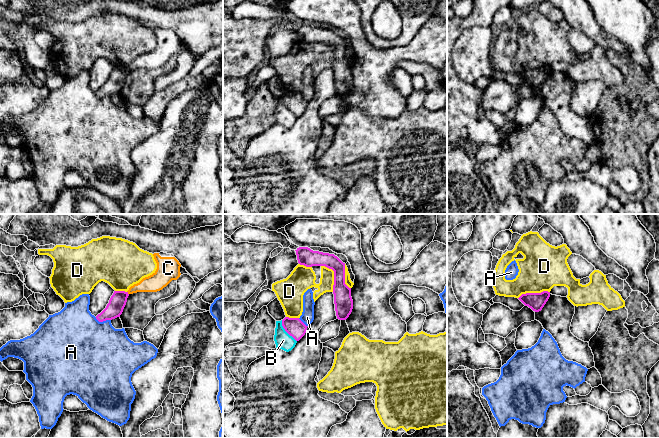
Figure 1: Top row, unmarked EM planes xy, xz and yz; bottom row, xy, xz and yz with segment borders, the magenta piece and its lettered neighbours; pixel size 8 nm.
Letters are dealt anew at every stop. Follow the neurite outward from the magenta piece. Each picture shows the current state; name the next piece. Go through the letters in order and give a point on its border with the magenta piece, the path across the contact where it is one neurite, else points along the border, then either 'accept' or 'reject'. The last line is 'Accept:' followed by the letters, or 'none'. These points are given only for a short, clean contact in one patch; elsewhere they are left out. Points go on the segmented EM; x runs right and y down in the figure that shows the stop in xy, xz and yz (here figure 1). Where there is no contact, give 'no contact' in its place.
A: meets magenta in xy at (103, 320); reject
B: meets magenta in xz at (286, 331); reject
C: meets magenta in xy at (127, 293); border along xy (127, 291), (128, 294); reject
D: meets magenta in xz at (334, 275); reject
Accept: none

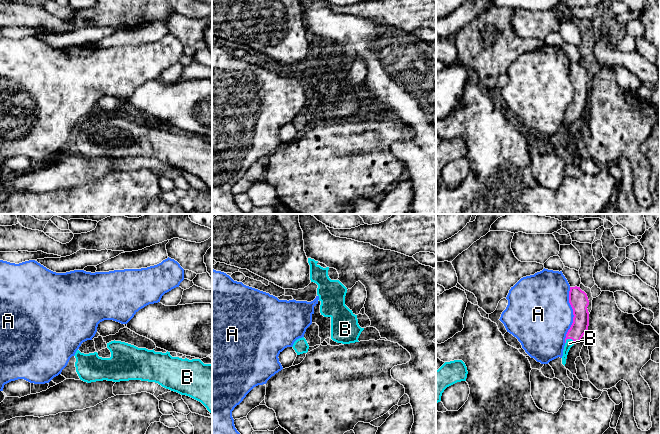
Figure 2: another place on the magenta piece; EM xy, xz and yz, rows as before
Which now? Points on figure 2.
A: meets magenta in yz at (573, 314); reject
B: meets magenta in yz at (570, 338); runs through yz (579, 327), (570, 338), (569, 343); accept
Accept: B

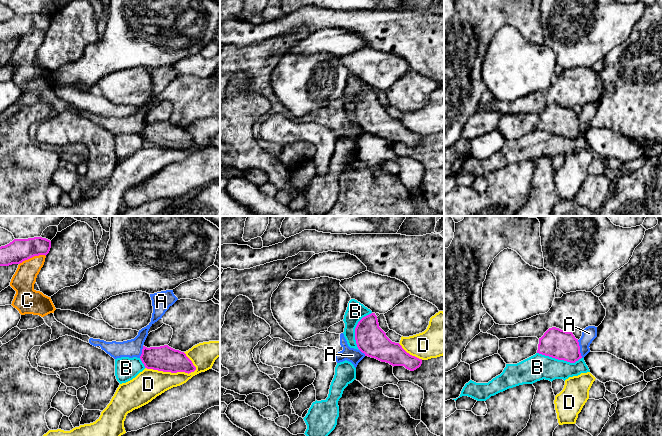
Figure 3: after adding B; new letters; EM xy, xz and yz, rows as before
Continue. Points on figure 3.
A: meets magenta in yz at (579, 349); border along yz (577, 340), (582, 357); reject
B: meets magenta in yz at (559, 359); border along yz (537, 352), (570, 362), (575, 362), (581, 358); reject
C: meets magenta in xy at (32, 256); border along xy (45, 255), (34, 255), (19, 264); reject
D: meets magenta in xy at (171, 372); reject
Accept: none

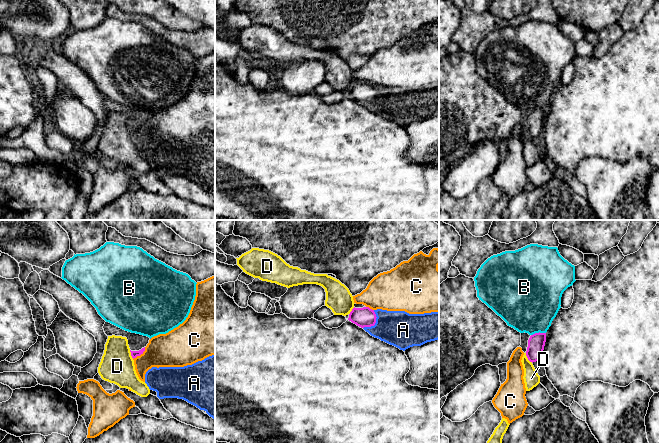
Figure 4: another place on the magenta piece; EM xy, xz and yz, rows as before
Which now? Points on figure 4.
A: meets magenta in xz at (375, 322); reject
B: meets magenta in yz at (539, 332); reject
C: meets magenta in xy at (140, 354); reject
D: meets magenta in yz at (527, 357); runs through yz (536, 342), (535, 349), (527, 357), (527, 366), (531, 378); accept
Accept: D

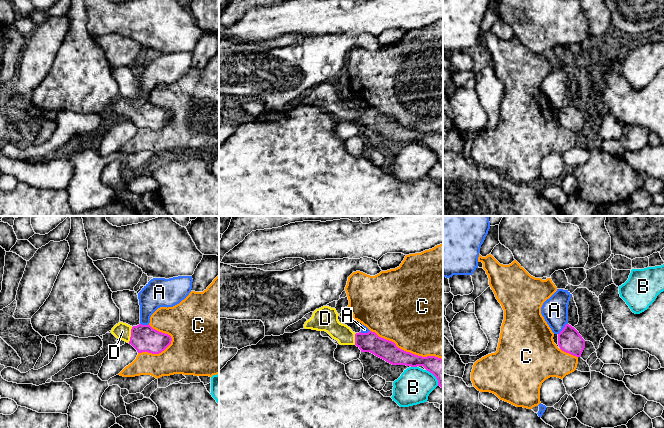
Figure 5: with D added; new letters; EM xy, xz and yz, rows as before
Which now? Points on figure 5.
A: meets magenta in yz at (563, 329); reject
B: meets magenta in xz at (414, 366); reject
C: meets magenta in xz at (405, 351); reject
D: meets magenta in xy at (131, 335); runs through xy (144, 338), (131, 335), (122, 331); accept
Accept: D

